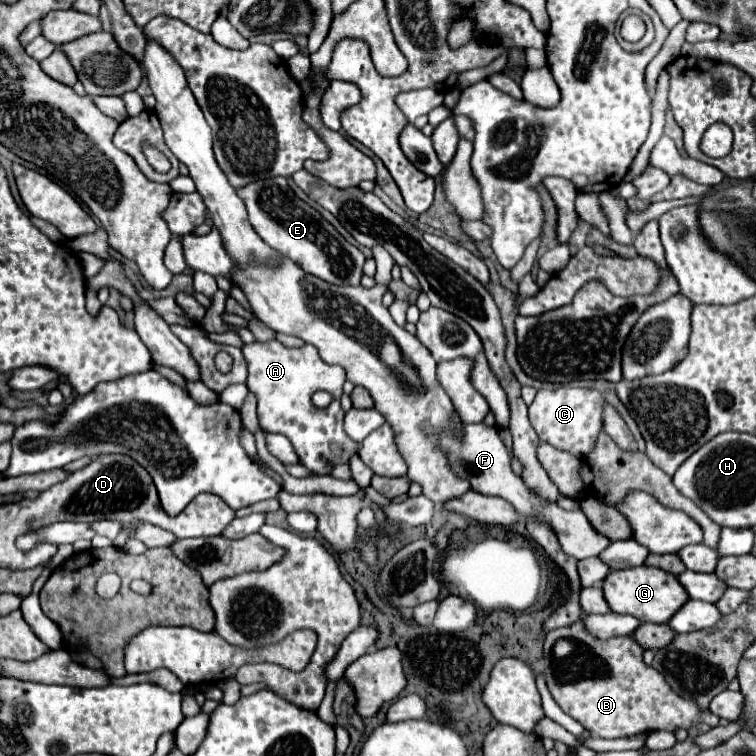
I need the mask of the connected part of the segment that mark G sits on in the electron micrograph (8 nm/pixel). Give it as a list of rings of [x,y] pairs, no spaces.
[[[637,566],[637,568],[627,568],[627,570],[613,570],[605,582],[603,582],[603,592],[609,608],[617,614],[633,614],[641,622],[667,622],[687,600],[689,594],[677,580],[677,576],[667,574],[661,568],[653,566]]]

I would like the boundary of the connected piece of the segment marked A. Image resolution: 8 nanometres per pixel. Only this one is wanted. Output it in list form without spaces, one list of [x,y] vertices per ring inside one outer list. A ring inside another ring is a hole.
[[[277,340],[255,342],[253,346],[243,348],[243,356],[247,360],[247,388],[257,396],[257,414],[261,420],[261,428],[271,428],[271,432],[283,434],[293,444],[301,464],[313,470],[317,476],[329,474],[333,466],[348,462],[353,479],[361,489],[370,485],[374,473],[367,467],[358,455],[359,444],[353,444],[343,430],[343,410],[351,410],[351,398],[341,396],[345,384],[345,370],[341,366],[329,366],[321,360],[317,348],[285,348]],[[317,390],[325,390],[333,396],[333,402],[327,408],[315,408],[311,396]],[[341,398],[341,406],[339,406]],[[341,418],[341,424],[337,424]],[[349,458],[350,461],[349,461]]]

